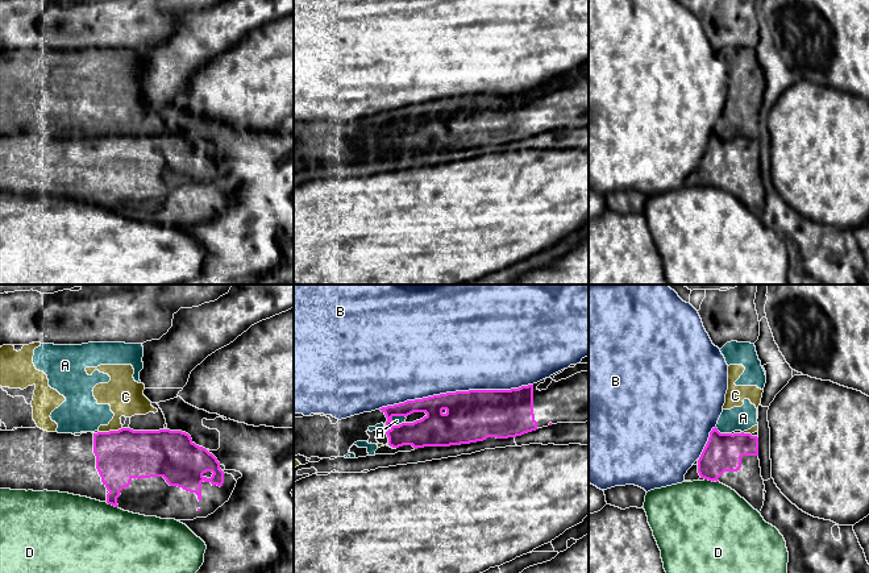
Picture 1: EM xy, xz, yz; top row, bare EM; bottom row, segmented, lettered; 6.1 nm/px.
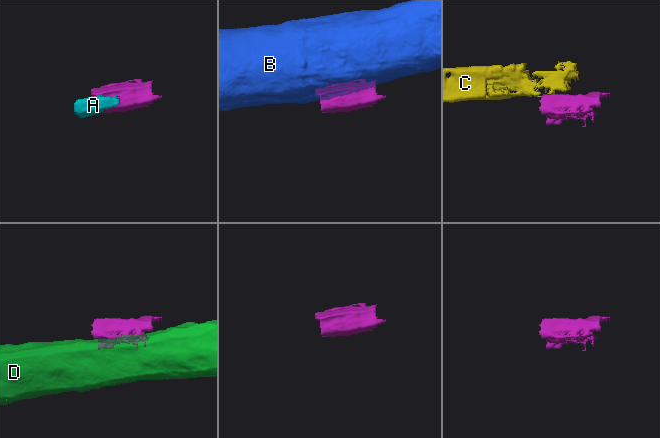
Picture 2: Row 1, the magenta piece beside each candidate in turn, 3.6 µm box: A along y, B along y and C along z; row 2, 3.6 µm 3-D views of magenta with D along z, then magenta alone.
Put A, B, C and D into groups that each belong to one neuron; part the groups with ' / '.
A C / B / D

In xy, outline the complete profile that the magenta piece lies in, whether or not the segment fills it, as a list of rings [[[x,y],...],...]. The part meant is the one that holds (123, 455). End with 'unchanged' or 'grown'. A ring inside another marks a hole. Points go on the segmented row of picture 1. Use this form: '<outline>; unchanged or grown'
[[[38,427],[36,428],[17,428],[12,431],[1,431],[0,429],[0,489],[11,489],[11,490],[33,490],[33,491],[59,491],[68,493],[74,495],[87,497],[91,499],[96,499],[100,502],[107,502],[115,507],[118,507],[124,511],[129,511],[133,514],[140,514],[145,516],[157,516],[161,519],[175,519],[175,520],[194,520],[196,518],[207,518],[213,514],[219,507],[221,507],[225,502],[229,501],[237,481],[232,474],[224,472],[225,466],[221,465],[217,458],[209,453],[205,448],[196,445],[191,436],[182,431],[170,431],[170,429],[159,429],[159,431],[133,431],[130,428],[121,428],[118,431],[109,432],[87,432],[80,436],[75,436],[72,433],[58,433],[58,432],[47,432]]]; grown

